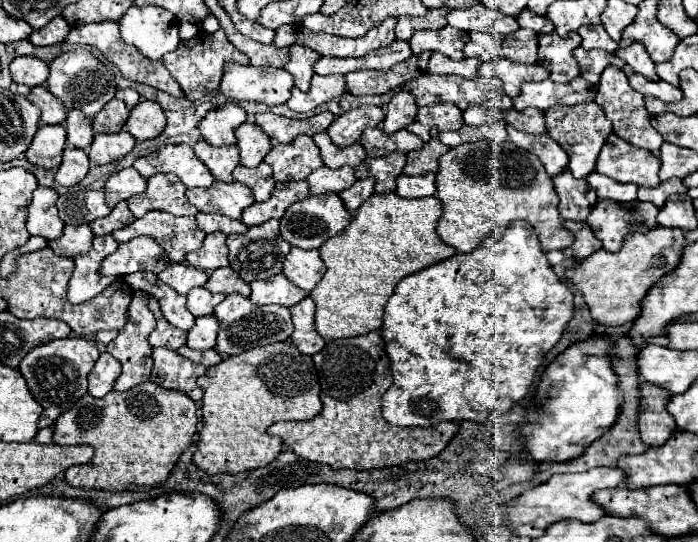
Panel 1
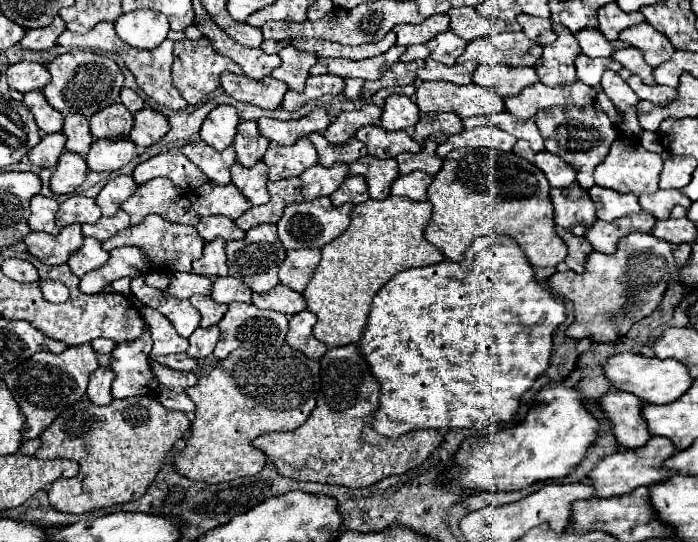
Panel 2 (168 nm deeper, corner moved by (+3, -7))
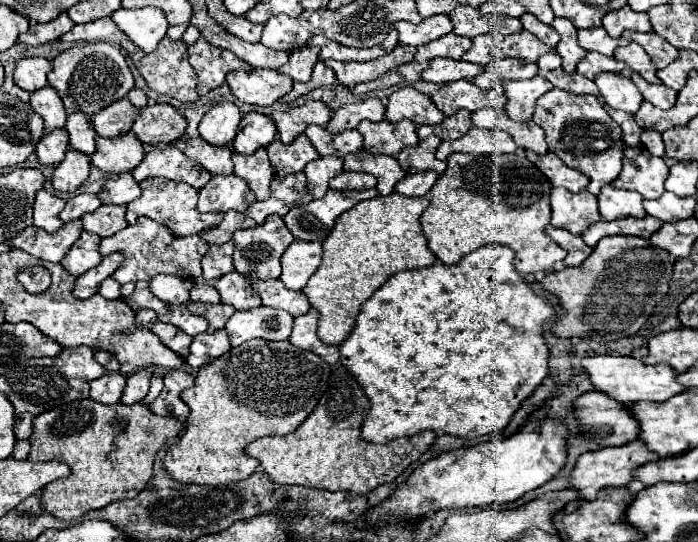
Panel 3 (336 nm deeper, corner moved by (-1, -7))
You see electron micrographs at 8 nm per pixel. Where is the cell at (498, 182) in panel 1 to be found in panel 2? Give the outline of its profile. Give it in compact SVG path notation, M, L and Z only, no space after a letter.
M454 149L444 157L440 173L428 187L428 201L432 203L432 219L424 231L428 243L432 243L450 261L462 259L464 251L476 237L484 235L508 235L528 257L532 267L556 267L566 257L564 241L554 231L554 209L548 199L550 183L544 173L530 161L512 153L498 153L488 149Z

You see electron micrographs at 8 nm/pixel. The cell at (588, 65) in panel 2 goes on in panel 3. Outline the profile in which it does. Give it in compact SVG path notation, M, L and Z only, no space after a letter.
M586 53L586 57L578 63L578 73L588 79L596 79L598 73L604 73L604 71L620 73L624 67L626 67L626 63L622 63L614 57L604 57L600 53Z

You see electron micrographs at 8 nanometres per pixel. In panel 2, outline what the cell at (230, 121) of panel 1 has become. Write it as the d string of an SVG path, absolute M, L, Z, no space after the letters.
M218 105L212 109L202 123L200 137L212 145L214 149L226 149L232 145L232 139L236 135L236 125L238 125L238 111L232 105Z

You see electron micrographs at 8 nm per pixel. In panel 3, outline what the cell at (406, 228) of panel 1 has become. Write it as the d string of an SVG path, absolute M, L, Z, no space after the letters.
M392 193L360 201L348 209L322 243L322 263L302 289L310 305L318 309L318 337L328 345L340 345L354 329L360 307L372 293L398 271L420 269L436 263L422 233L420 217L428 209L426 197L404 197Z

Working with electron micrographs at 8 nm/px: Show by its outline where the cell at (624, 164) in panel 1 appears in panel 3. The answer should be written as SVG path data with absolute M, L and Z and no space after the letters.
M644 145L624 147L624 163L612 187L638 191L644 199L658 199L664 193L668 167L662 157L654 157Z

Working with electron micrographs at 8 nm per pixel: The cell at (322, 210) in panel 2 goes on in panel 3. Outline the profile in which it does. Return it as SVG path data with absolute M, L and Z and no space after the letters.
M330 189L322 199L314 199L310 203L306 203L304 207L288 211L288 215L284 217L284 223L296 239L322 243L328 237L328 233L332 231L336 219L344 211L348 211L356 203L360 203L364 199L372 199L376 195L378 195L376 189L346 191L346 193Z

